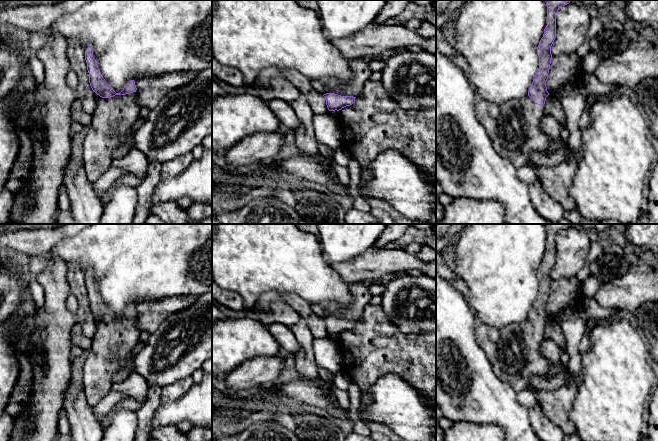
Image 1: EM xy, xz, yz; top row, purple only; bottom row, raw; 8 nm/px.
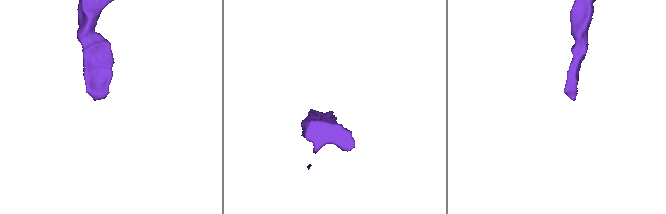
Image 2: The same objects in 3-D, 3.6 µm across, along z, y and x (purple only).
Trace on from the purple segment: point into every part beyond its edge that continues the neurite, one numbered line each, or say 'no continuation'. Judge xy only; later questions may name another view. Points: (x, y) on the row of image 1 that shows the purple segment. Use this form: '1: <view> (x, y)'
1: xy (111, 126)

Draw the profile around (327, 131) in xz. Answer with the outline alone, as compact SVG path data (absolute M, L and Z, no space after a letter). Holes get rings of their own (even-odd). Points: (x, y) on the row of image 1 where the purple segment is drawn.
M329 112L314 115L313 126L315 128L315 137L318 143L325 144L333 150L346 147L343 142L339 123L331 117Z

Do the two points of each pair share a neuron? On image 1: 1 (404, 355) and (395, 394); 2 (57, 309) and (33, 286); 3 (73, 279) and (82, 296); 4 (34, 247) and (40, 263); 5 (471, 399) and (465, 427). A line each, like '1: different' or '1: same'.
1: different
2: different
3: same
4: different
5: different

